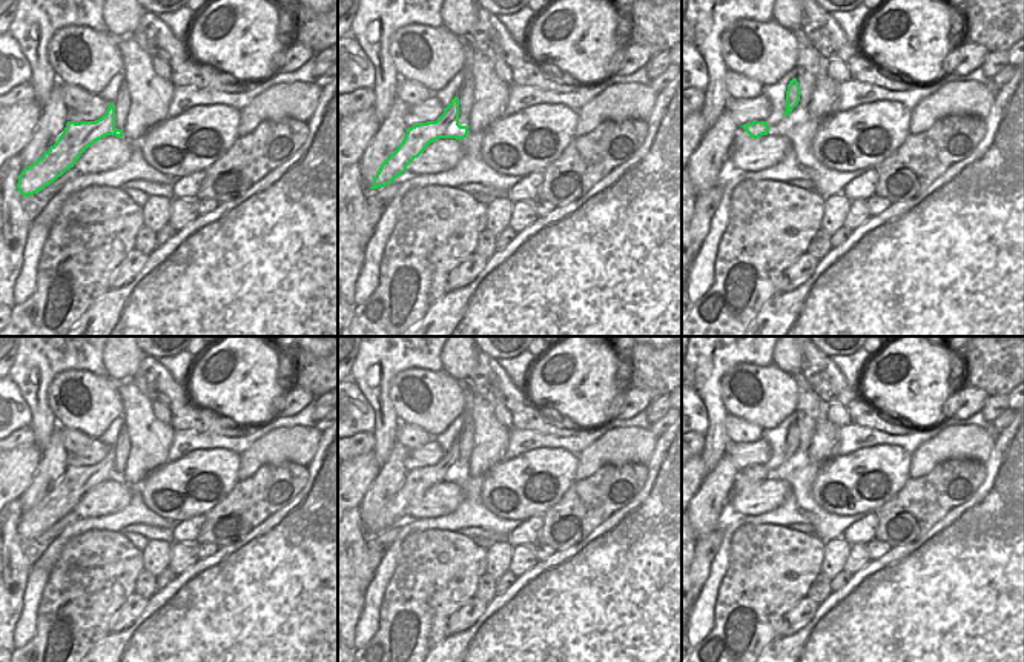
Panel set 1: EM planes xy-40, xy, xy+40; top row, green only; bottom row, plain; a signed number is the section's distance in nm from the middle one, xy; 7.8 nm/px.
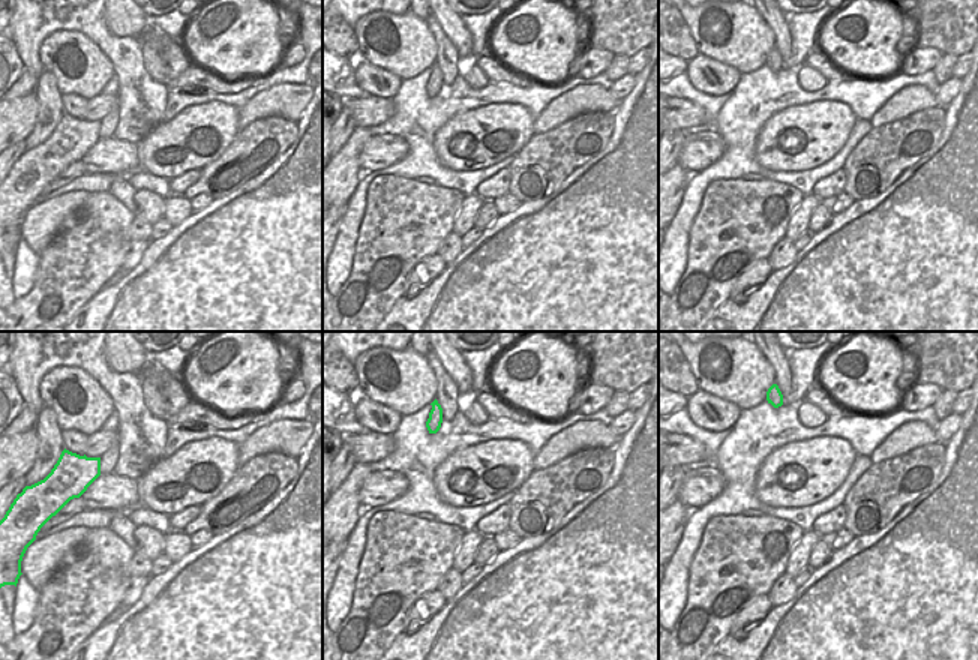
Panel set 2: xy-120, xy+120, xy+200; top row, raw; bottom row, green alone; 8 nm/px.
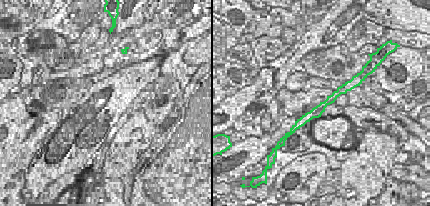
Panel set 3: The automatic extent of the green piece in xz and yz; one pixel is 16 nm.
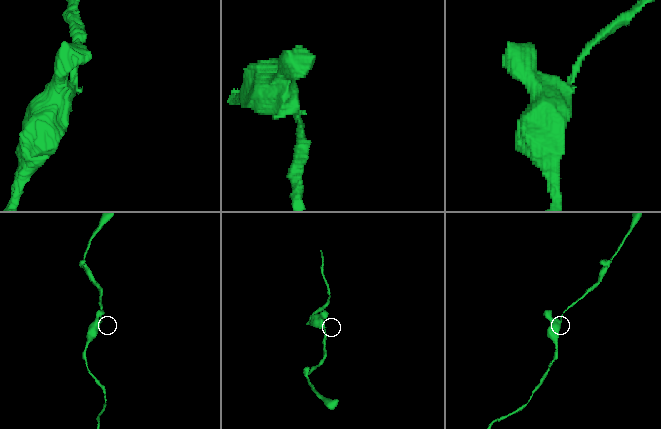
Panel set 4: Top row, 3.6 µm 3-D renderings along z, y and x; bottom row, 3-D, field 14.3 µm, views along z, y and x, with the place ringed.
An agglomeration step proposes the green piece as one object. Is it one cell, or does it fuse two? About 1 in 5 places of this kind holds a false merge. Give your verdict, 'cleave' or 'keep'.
keep

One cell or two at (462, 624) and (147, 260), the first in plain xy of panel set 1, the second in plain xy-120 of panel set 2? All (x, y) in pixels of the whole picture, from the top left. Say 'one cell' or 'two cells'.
two cells

